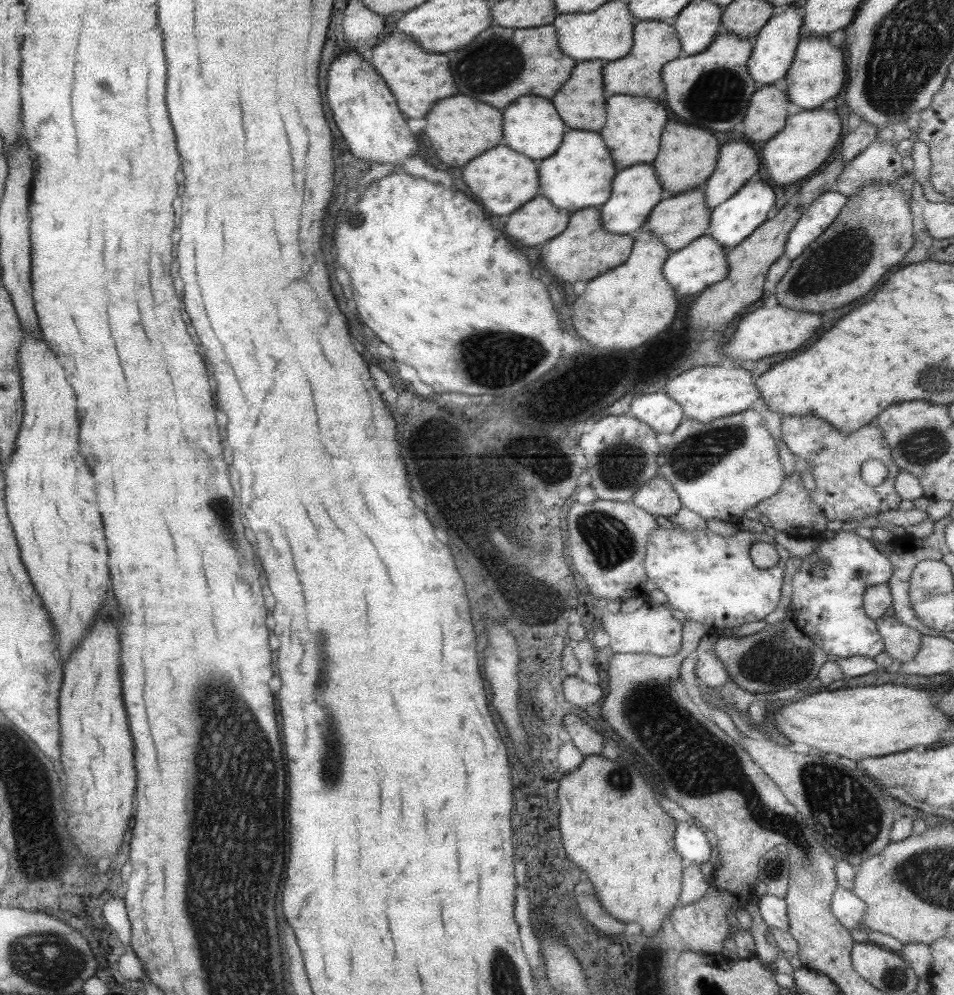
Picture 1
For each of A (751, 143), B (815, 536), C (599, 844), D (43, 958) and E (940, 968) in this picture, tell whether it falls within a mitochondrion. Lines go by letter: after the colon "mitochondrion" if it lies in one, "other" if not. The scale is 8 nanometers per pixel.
A: other
B: other
C: other
D: mitochondrion
E: other

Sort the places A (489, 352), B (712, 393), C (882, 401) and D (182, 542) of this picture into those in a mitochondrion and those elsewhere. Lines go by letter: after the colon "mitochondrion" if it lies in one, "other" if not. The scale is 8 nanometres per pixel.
A: mitochondrion
B: other
C: other
D: other

